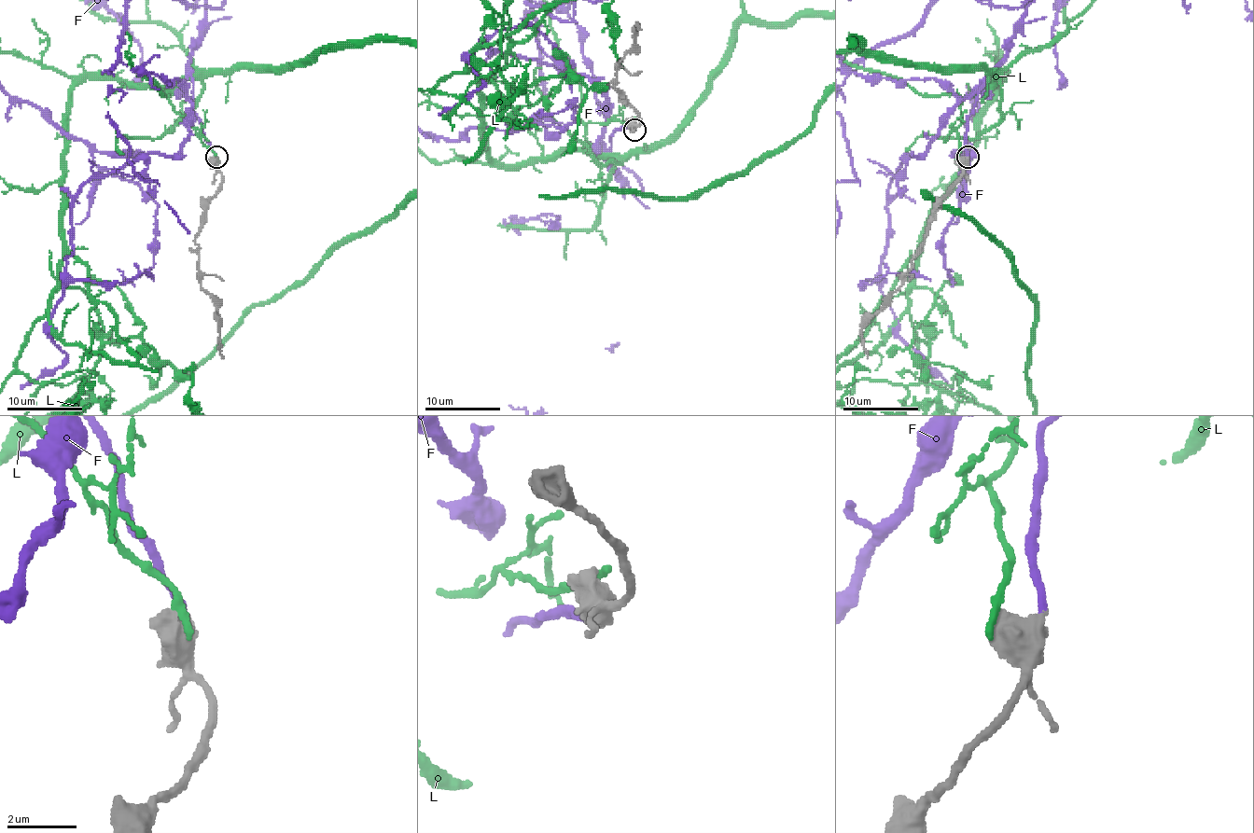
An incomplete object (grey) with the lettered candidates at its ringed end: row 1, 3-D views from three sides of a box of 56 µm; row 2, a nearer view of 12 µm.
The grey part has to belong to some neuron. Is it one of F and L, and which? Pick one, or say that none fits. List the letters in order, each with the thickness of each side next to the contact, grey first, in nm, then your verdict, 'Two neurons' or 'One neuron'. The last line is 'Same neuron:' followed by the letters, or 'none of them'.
F: Thickness 550 nm (grey) against 190 nm. One neuron
L: Thickness 650 nm (grey) against 280 nm. Two neurons
Same neuron: F

